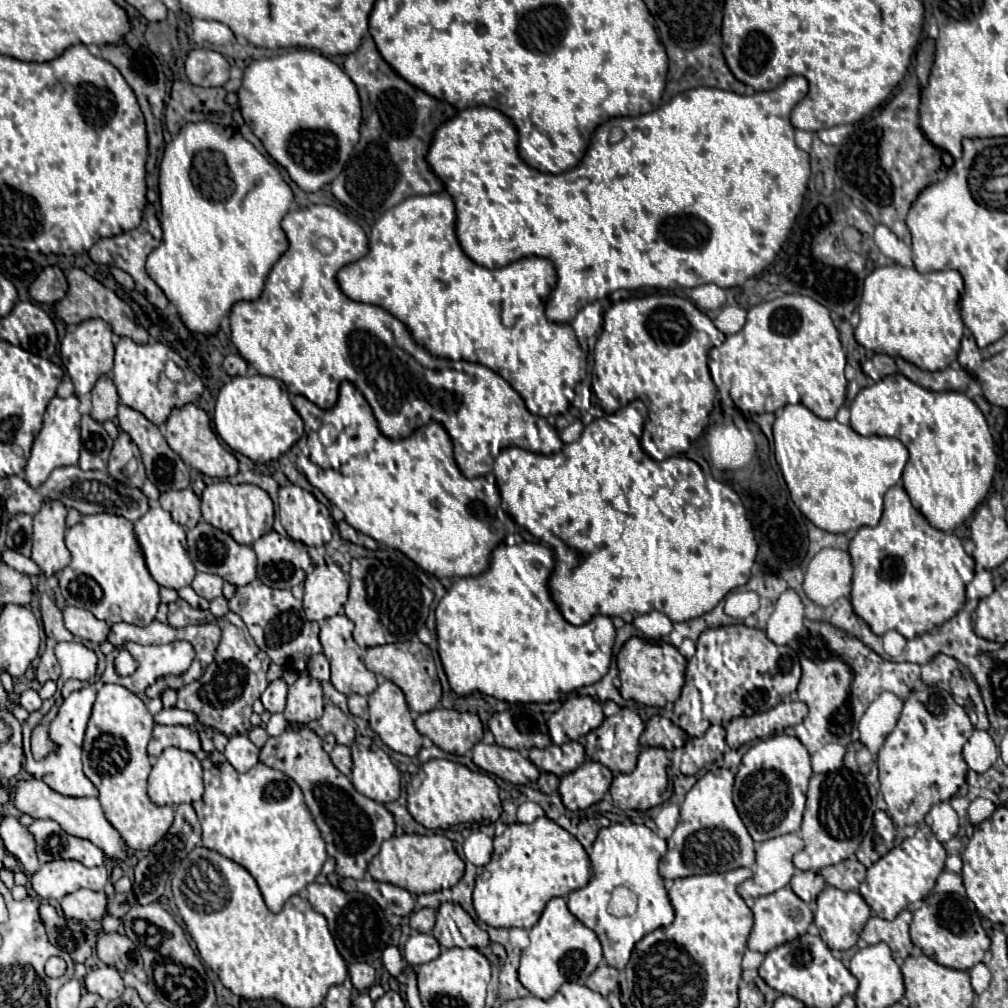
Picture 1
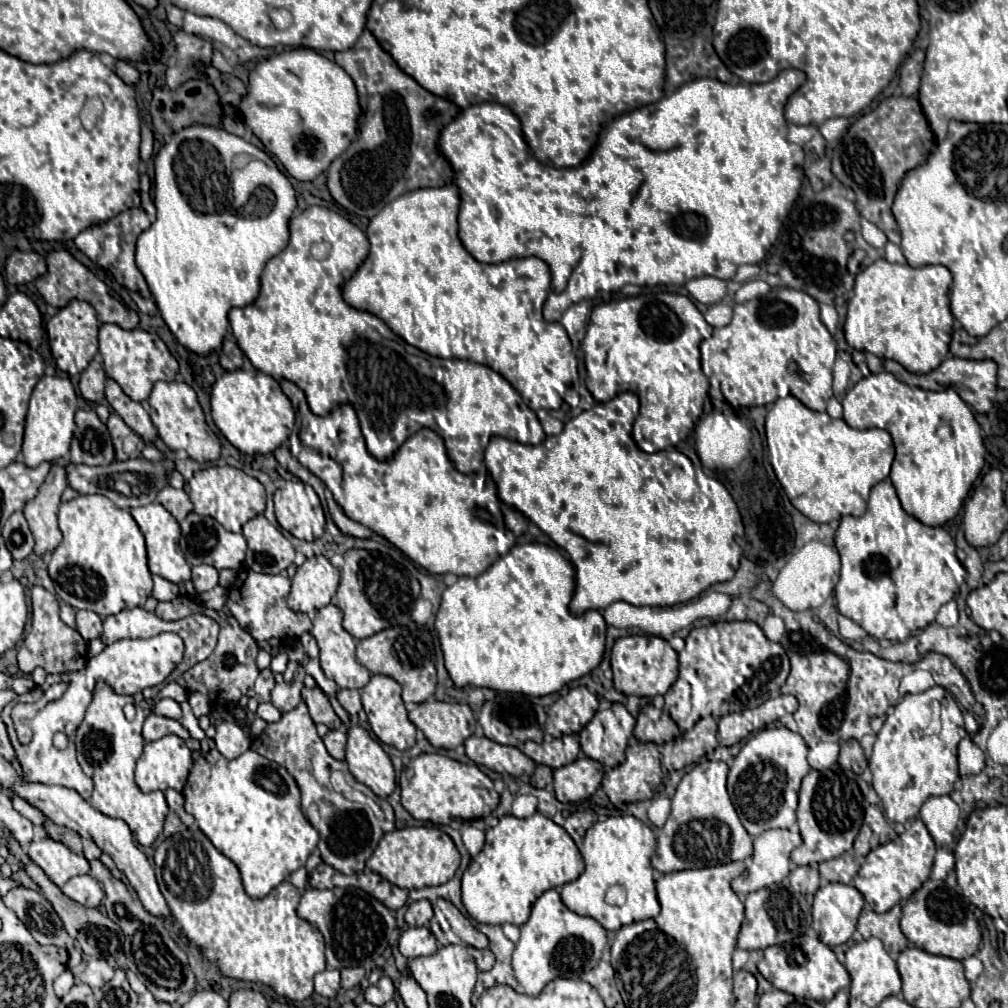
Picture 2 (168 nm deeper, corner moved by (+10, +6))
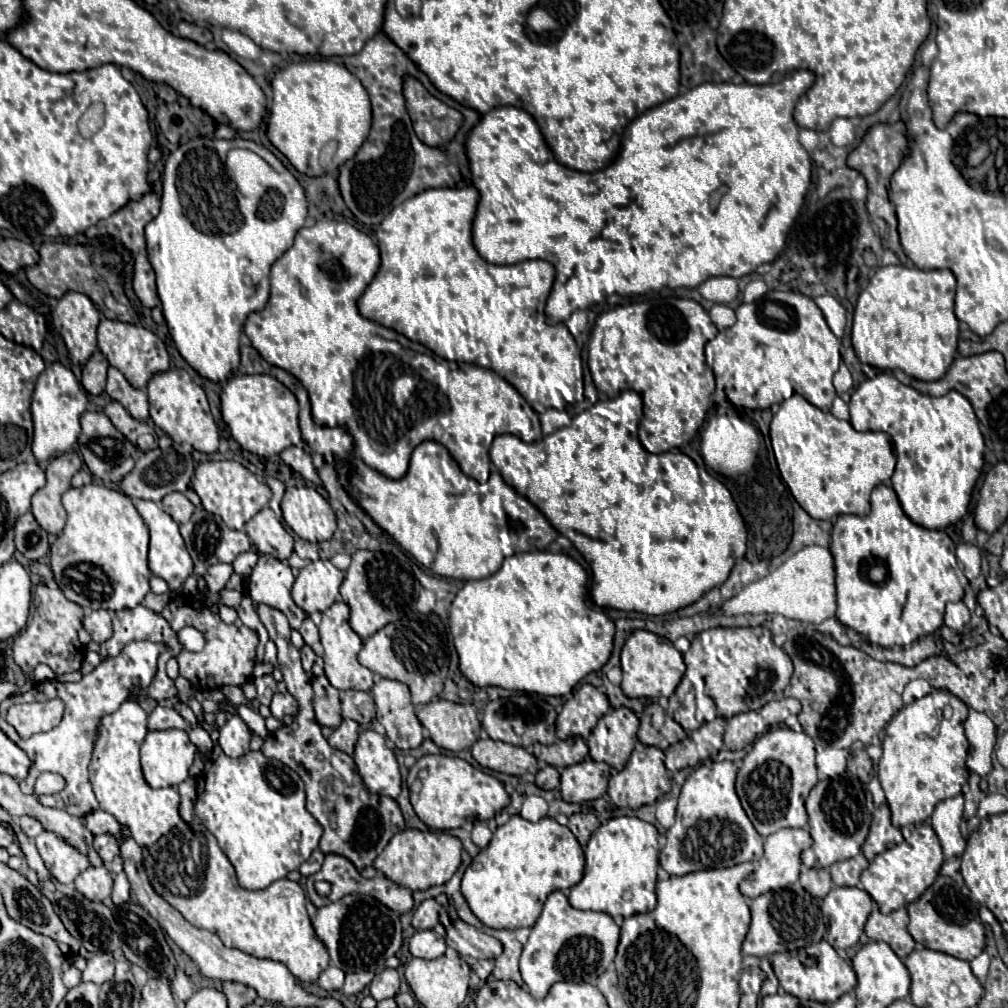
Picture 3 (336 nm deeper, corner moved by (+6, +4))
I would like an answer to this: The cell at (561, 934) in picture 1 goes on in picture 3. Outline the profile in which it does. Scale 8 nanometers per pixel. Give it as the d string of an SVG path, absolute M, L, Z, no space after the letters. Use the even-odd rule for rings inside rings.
M556 890L548 896L538 922L530 930L530 938L520 956L522 980L534 998L544 998L554 982L590 982L602 974L616 956L620 926L606 912L584 912L568 904L568 898Z

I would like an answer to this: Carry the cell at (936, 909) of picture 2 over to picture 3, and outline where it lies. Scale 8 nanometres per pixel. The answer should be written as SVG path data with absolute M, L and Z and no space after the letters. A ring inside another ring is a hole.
M938 876L936 882L914 904L906 906L910 916L908 932L916 942L922 942L930 950L938 950L970 962L984 950L984 924L980 922L978 910L972 910L972 906L970 910L962 906L958 896L964 896L962 888L952 878ZM956 912L958 912L958 918L956 918Z

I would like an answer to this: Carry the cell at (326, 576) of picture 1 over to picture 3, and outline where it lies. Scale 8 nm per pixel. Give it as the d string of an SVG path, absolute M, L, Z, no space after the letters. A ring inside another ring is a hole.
M316 560L300 570L292 588L292 598L306 614L324 612L338 600L342 580L344 572L330 560Z

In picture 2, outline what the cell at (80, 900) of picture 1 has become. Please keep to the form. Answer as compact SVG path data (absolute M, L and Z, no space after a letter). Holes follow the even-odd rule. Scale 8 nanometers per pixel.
M76 876L72 880L68 880L62 888L62 892L72 898L74 902L88 906L88 908L100 908L100 902L104 898L104 892L98 884L98 880L94 880L92 876Z

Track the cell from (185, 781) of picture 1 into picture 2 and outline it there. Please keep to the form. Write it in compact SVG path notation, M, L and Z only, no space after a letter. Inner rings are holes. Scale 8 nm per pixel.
M164 736L156 742L148 742L144 744L144 752L138 758L136 764L136 784L142 792L156 792L156 790L182 790L186 784L186 778L190 774L192 768L192 756L190 756L190 748L186 746L186 742L178 736Z

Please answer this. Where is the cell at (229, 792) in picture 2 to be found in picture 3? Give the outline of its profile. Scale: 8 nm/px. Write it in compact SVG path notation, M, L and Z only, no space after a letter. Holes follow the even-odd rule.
M248 752L240 758L230 758L226 754L210 758L202 774L202 786L198 788L196 814L200 822L214 834L218 846L232 862L238 884L248 890L268 888L272 882L286 878L288 872L296 870L304 860L310 858L322 836L320 824L306 810L302 778L286 764L266 758L262 752Z

